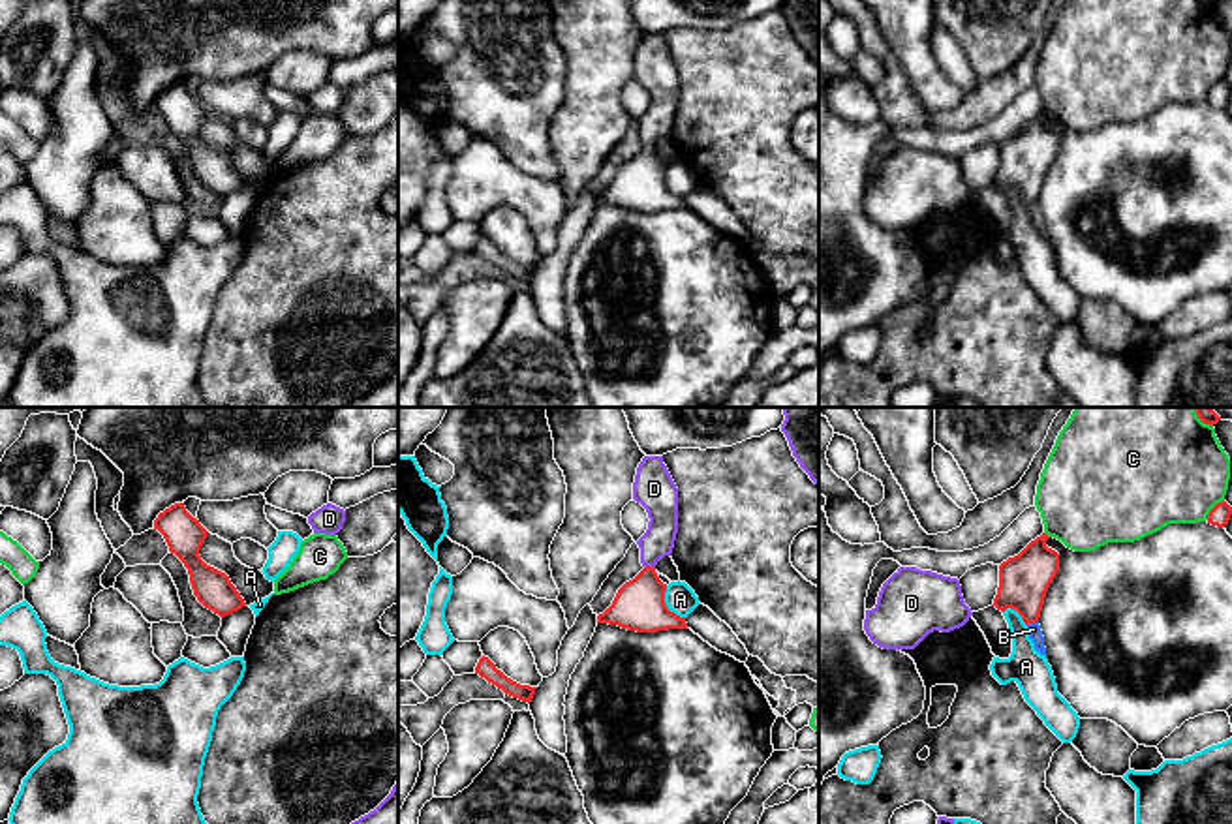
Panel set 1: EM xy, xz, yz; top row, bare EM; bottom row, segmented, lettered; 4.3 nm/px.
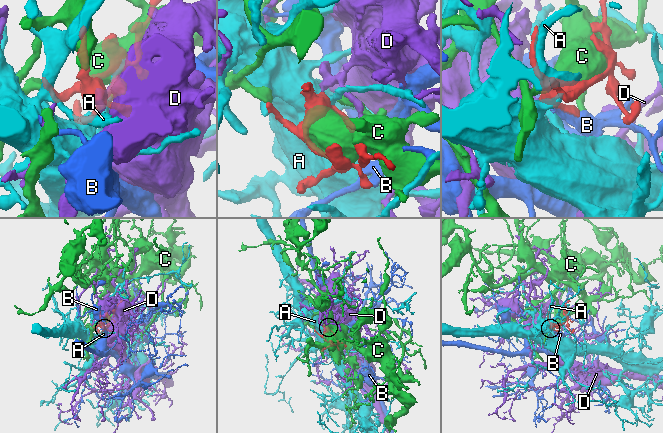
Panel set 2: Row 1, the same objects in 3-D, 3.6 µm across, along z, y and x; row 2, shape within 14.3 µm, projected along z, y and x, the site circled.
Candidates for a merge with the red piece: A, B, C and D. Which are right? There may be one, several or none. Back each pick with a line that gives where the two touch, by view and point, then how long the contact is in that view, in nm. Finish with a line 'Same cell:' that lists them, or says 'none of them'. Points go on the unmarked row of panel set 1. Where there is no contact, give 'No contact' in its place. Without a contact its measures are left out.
D: Touches red at xz (650, 147). Shared border 50 nm
Same cell: D

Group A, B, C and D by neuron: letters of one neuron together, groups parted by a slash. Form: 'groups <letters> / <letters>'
groups A / B / C / D

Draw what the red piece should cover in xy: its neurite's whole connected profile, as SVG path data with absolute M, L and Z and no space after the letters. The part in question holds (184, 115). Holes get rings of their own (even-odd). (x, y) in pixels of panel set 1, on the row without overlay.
M184 83L160 92L154 109L163 114L169 131L188 148L193 175L205 188L225 197L246 186L229 156L201 139L199 130L208 111L186 90Z

